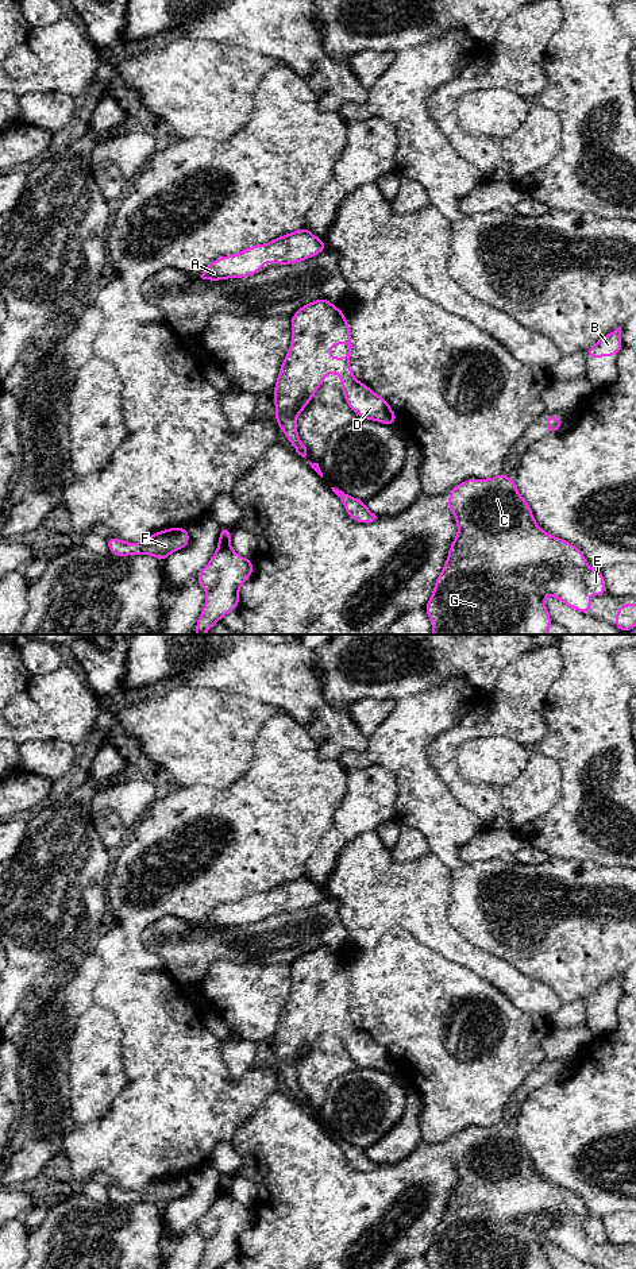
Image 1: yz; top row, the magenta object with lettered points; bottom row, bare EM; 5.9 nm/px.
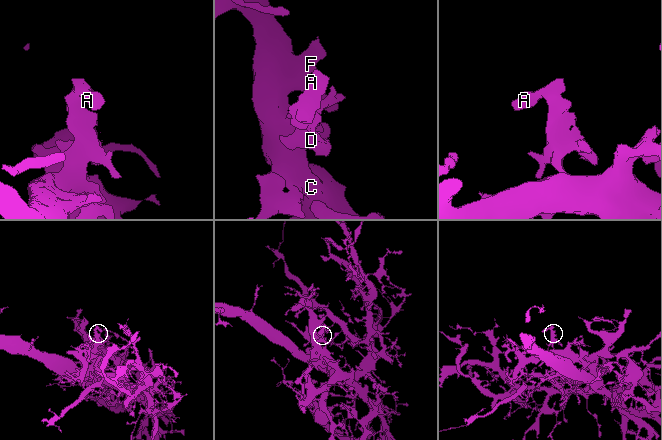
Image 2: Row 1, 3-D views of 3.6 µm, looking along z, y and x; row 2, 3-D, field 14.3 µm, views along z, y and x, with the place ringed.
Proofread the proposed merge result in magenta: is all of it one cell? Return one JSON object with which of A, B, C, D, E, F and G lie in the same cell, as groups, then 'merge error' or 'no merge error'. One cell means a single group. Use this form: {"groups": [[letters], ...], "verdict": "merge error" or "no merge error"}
{"groups": [["A", "B", "C", "D", "E", "F", "G"]], "verdict": "no merge error"}

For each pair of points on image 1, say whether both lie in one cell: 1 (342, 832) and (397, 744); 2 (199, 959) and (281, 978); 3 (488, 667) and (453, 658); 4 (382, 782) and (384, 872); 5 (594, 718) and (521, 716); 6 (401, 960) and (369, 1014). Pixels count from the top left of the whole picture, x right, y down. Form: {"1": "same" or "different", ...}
{"1": "different", "2": "different", "3": "same", "4": "different", "5": "different", "6": "same"}

